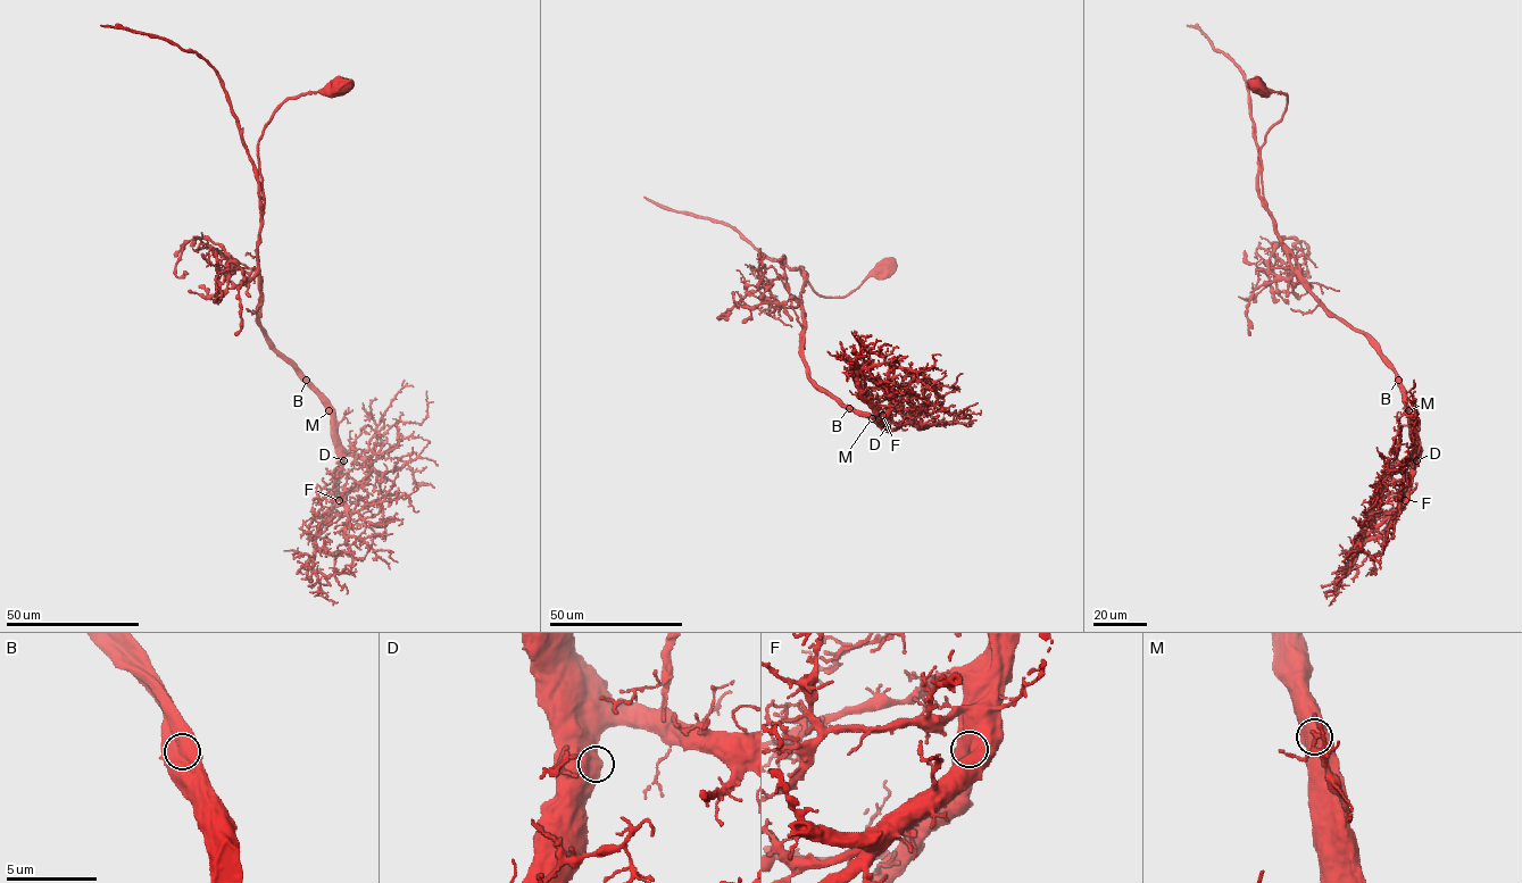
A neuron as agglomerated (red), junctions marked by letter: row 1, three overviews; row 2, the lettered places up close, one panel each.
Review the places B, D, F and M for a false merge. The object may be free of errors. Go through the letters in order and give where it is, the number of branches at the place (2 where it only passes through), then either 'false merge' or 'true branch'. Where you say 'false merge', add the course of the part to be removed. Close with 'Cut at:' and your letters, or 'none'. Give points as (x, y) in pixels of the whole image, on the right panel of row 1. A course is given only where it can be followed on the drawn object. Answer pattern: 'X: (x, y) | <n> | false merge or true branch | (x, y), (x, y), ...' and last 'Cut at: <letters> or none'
B: (1398, 380) | 1 | true branch
D: (1416, 460) | 1 | true branch
F: (1405, 500) | 1 | true branch
M: (1408, 410) | 1 | true branch
Cut at: none

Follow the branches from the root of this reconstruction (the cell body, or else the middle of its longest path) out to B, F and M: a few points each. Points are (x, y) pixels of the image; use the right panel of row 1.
B: (1257, 86), (1287, 96), (1261, 163), (1263, 197), (1290, 266), (1367, 338), (1398, 380)
F: (1257, 86), (1287, 96), (1261, 163), (1263, 197), (1290, 266), (1367, 338), (1402, 392), (1413, 448), (1405, 500)
M: (1257, 86), (1287, 96), (1261, 163), (1263, 197), (1290, 266), (1374, 347), (1408, 410)

